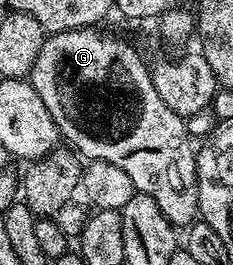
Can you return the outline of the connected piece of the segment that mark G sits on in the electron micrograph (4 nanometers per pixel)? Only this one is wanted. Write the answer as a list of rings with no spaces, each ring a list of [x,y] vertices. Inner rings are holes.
[[[93,26],[51,33],[45,39],[42,50],[38,50],[38,58],[34,58],[31,84],[57,124],[61,137],[81,157],[111,162],[113,166],[126,170],[136,191],[154,198],[154,202],[158,202],[158,210],[166,214],[172,225],[187,226],[197,219],[200,207],[196,181],[197,149],[194,144],[192,148],[194,140],[188,133],[185,117],[174,114],[174,110],[162,102],[149,65],[144,65],[135,46],[127,44],[120,36],[111,36],[100,30]]]

